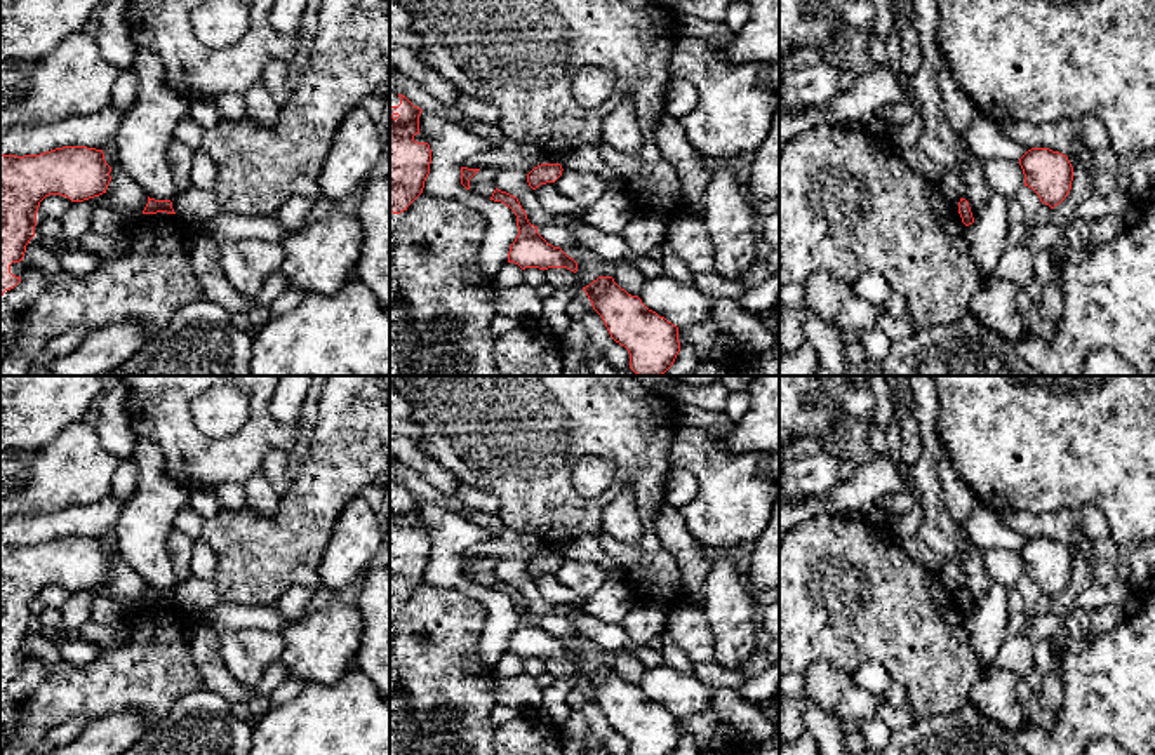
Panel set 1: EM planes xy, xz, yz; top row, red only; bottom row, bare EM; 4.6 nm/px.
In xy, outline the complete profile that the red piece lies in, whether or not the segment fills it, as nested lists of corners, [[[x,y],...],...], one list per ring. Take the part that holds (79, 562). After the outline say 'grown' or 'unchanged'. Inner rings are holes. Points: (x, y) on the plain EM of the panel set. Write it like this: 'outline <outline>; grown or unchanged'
outline [[[63,536],[40,545],[0,545],[0,685],[21,671],[24,642],[35,626],[40,591],[49,585],[61,585],[71,591],[83,591],[106,583],[111,557],[103,539],[87,536]]]; grown

